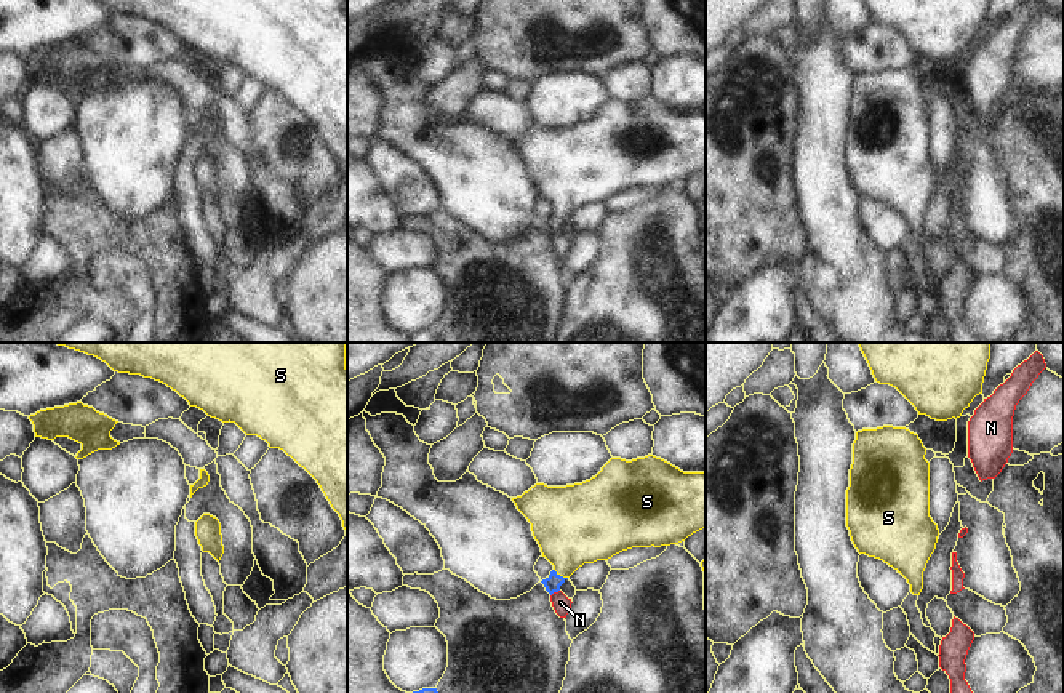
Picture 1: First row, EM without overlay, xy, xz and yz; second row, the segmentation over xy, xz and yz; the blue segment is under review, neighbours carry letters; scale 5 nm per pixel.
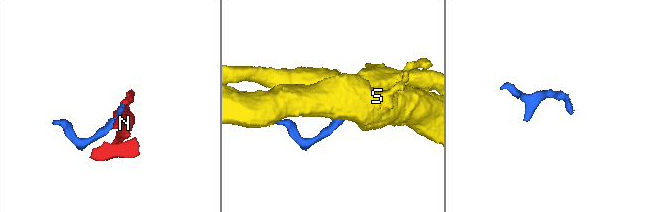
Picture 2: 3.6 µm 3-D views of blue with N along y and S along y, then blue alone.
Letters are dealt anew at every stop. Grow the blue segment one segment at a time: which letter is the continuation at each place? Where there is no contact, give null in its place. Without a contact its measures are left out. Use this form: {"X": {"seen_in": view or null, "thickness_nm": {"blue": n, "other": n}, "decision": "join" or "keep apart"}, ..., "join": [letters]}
{"N": {"seen_in": "xz", "thickness_nm": {"blue": 80, "other": 90}, "decision": "keep apart"}, "S": {"seen_in": "xz", "thickness_nm": {"blue": 80, "other": 380}, "decision": "join"}, "join": ["S"]}

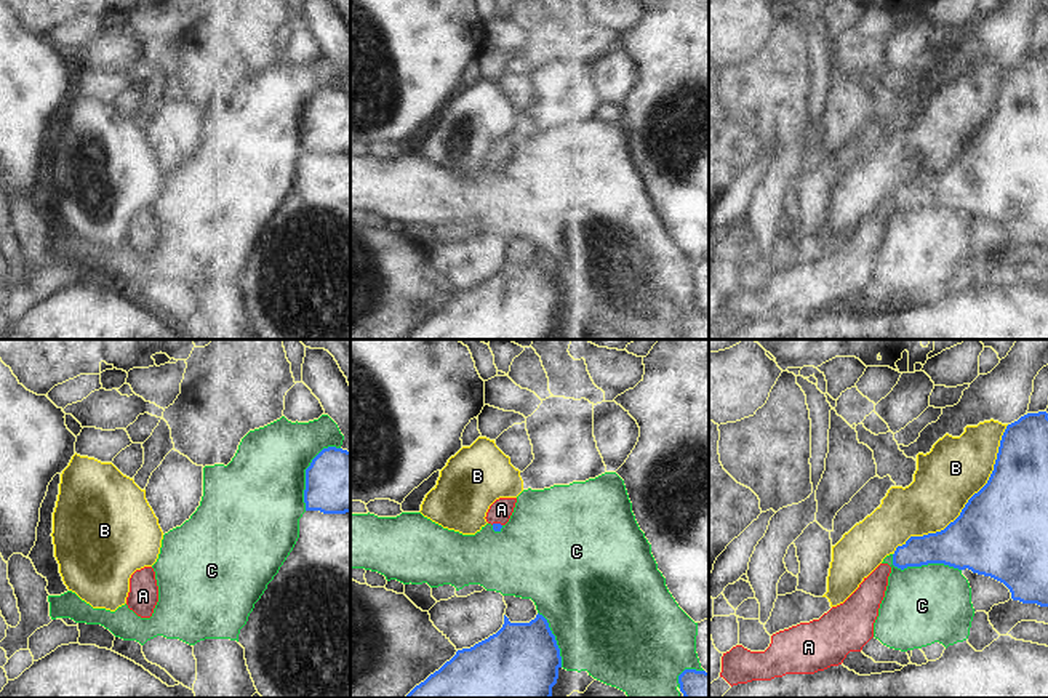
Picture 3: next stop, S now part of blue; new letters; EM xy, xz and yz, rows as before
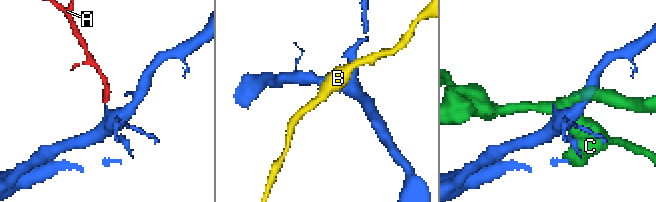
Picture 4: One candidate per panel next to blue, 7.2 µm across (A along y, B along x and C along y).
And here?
{"A": {"seen_in": "xz", "thickness_nm": {"blue": 50, "other": 110}, "decision": "join"}, "B": {"seen_in": "yz", "thickness_nm": {"blue": 460, "other": 320}, "decision": "keep apart"}, "C": {"seen_in": "xy", "thickness_nm": {"blue": 320, "other": 440}, "decision": "keep apart"}, "join": ["A"]}

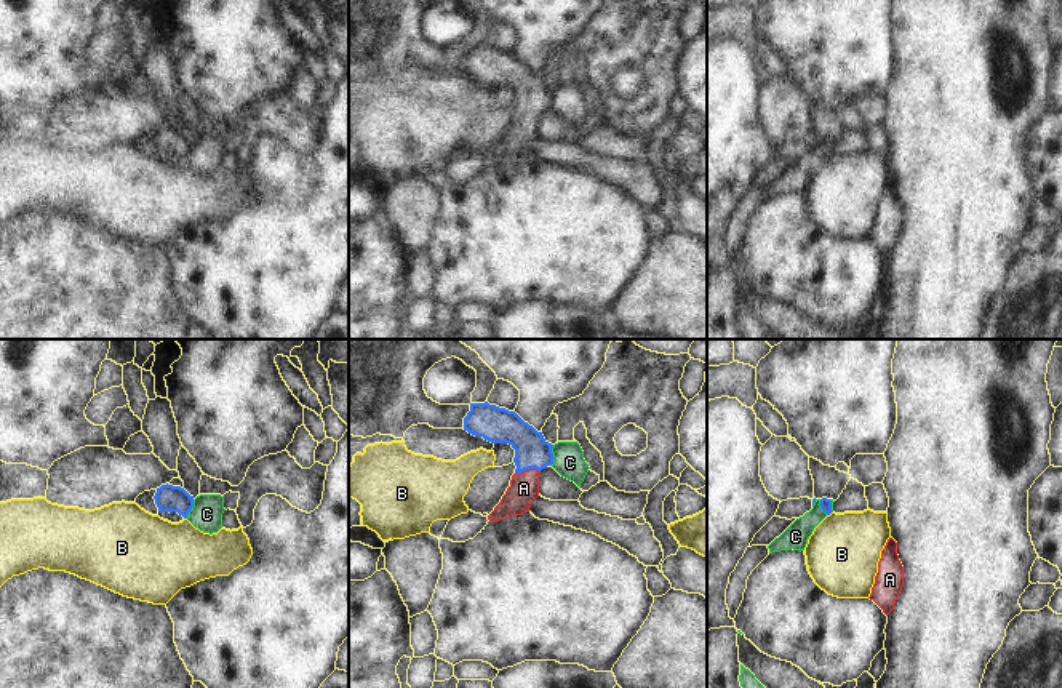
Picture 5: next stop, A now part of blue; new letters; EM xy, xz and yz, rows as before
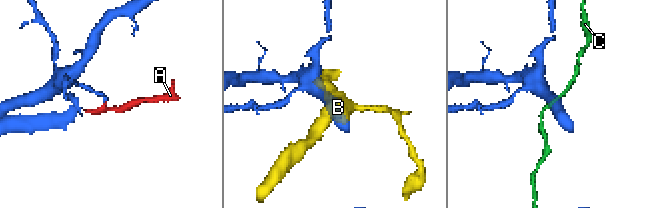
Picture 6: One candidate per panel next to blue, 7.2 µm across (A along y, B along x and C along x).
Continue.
{"A": {"seen_in": "xz", "thickness_nm": {"blue": 180, "other": 150}, "decision": "join"}, "B": {"seen_in": "yz", "thickness_nm": {"blue": 60, "other": 360}, "decision": "keep apart"}, "C": {"seen_in": "xz", "thickness_nm": {"blue": 180, "other": 150}, "decision": "keep apart"}, "join": ["A"]}

